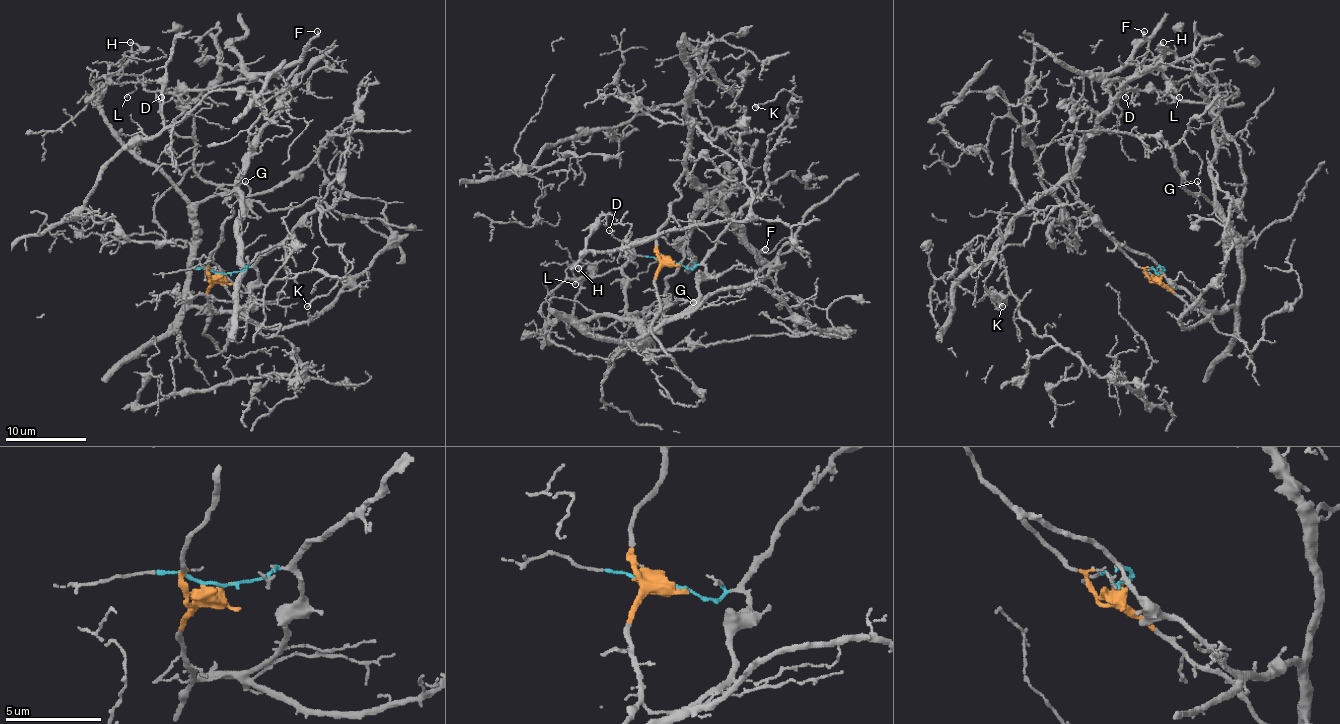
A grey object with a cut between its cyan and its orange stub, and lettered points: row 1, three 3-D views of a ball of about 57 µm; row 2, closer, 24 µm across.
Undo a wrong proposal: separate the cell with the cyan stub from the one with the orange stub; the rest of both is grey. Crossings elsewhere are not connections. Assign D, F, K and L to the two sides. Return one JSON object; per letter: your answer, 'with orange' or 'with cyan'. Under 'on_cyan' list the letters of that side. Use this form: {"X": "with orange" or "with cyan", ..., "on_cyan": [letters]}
{"D": "with orange", "F": "with orange", "K": "with cyan", "L": "with orange", "on_cyan": ["K"]}

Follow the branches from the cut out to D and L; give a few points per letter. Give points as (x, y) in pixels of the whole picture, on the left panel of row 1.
D: (224, 274), (211, 278), (207, 258), (276, 95), (240, 79), (161, 97)
L: (224, 274), (207, 258), (274, 93), (252, 79), (138, 81), (126, 97)

